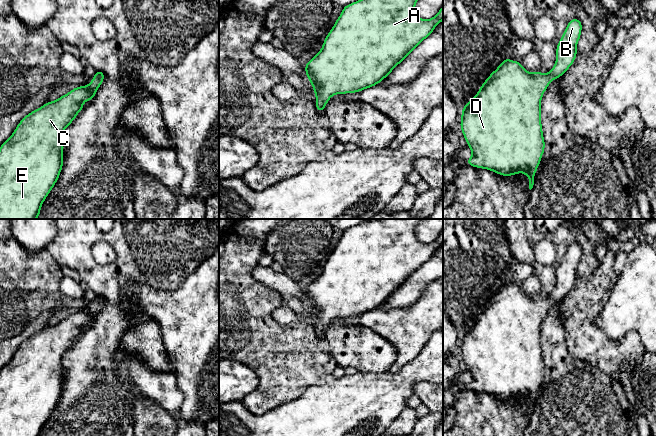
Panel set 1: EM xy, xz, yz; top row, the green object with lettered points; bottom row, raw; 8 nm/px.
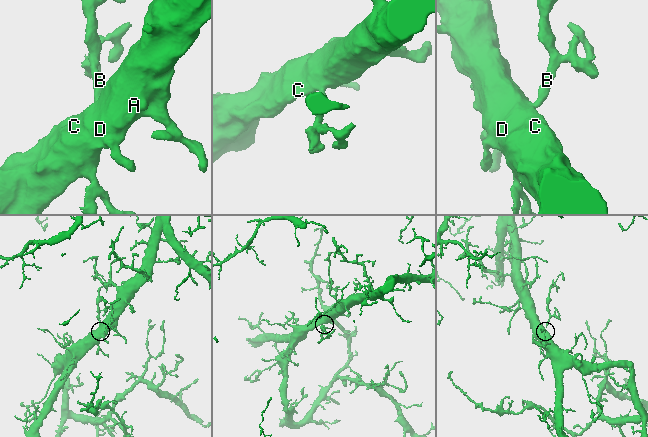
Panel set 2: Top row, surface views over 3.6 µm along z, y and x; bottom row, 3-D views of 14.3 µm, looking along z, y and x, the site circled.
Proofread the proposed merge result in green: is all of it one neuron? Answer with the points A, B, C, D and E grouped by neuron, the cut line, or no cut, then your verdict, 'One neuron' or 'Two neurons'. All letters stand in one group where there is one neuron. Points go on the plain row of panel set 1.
Groups: A B C D E. No split. One neuron

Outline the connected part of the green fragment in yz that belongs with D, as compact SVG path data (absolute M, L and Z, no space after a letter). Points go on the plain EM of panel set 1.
M570 244L556 271L554 291L543 298L528 296L520 285L506 283L481 309L475 321L461 334L463 360L472 375L467 389L493 395L501 400L513 400L523 396L529 402L529 413L545 374L541 347L541 324L550 306L561 301L574 287L577 267L581 261L582 245Z

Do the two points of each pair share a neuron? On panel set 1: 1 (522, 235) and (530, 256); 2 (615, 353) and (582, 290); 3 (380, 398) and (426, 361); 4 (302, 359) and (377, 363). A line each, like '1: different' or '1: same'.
1: same
2: same
3: same
4: different

